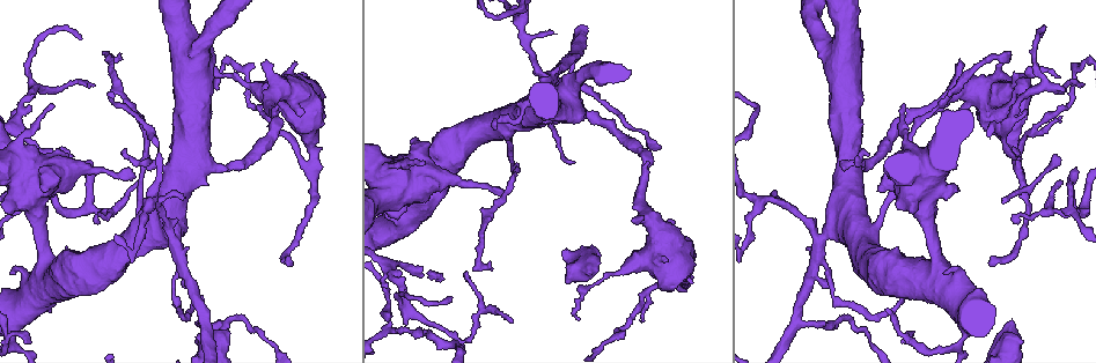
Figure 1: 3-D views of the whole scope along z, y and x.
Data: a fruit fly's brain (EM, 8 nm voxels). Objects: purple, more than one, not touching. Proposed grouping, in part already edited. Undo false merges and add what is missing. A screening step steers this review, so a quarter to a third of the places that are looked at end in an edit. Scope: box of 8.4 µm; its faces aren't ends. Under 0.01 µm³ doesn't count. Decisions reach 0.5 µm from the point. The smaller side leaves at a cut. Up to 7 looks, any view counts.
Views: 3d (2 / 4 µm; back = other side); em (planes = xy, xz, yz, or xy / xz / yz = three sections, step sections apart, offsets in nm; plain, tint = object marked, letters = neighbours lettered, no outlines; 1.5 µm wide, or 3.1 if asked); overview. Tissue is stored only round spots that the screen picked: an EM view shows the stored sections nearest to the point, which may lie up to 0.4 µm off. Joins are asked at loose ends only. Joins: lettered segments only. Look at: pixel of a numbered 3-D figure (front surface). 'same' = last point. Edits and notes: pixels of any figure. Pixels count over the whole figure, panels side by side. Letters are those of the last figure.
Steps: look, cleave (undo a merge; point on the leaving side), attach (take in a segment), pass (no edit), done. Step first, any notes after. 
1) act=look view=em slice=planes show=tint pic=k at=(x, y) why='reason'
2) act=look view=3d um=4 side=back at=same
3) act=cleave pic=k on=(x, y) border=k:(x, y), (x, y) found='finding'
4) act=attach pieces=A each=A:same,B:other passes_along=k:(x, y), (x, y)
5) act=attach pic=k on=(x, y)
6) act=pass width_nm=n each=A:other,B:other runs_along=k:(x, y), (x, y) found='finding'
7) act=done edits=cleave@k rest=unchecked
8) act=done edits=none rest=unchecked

act=look view=em slice=planes show=letters pic=1 at=(176, 276) why='three arms meet'

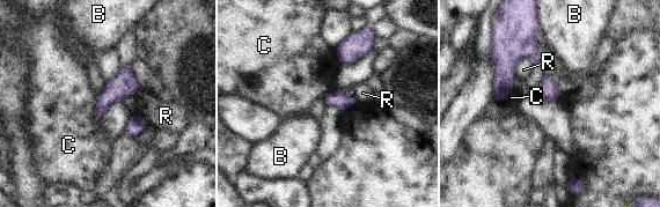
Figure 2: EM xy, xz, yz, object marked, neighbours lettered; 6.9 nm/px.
act=pass each=B:other,C:other,R:other border=2:(97, 96), (95, 116), (98, 119) found='one cell here'

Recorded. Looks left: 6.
act=look view=3d um=4 pic=1 at=(149, 203)

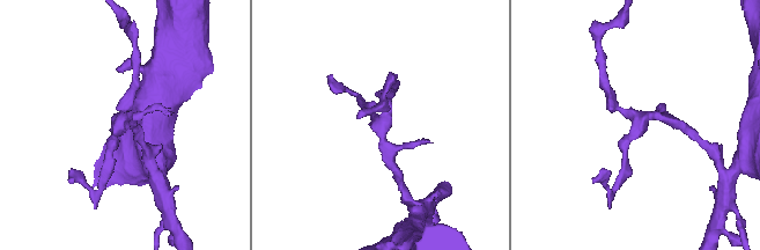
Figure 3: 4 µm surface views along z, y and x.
act=look view=em slice=xz step=4 show=tint pic=3 at=(124, 120)

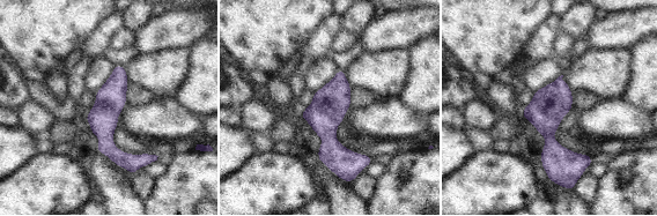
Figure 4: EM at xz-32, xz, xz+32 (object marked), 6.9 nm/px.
act=look view=em slice=planes show=letters at=same why='another direction'

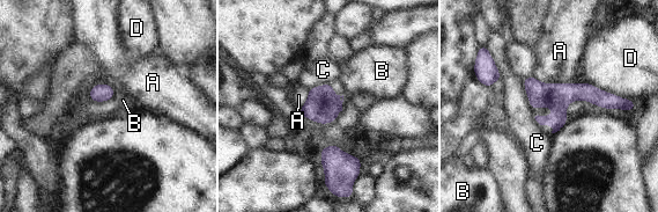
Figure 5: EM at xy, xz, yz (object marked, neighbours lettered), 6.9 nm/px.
act=pass each=A:other,B:other,C:other,D:other runs_along=5:(526, 81), (539, 93), (618, 100) found='one cell here'

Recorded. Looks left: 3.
act=look view=em slice=planes show=plain pic=1 at=(451, 299) why='free end'

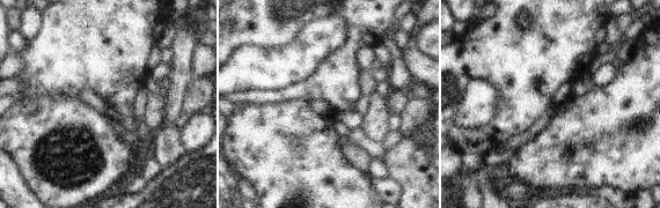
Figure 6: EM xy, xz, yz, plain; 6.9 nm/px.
act=look view=em slice=planes show=letters at=same why='see the neighbours'

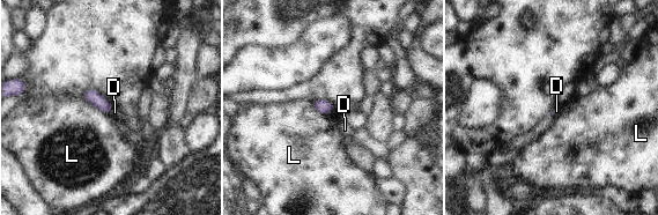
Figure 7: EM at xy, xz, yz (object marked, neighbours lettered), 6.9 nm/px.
act=pass longest_contact=L:240nm each=D:other,L:other found='none of them fits'

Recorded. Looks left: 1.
act=done edits=none rest=unchecked

